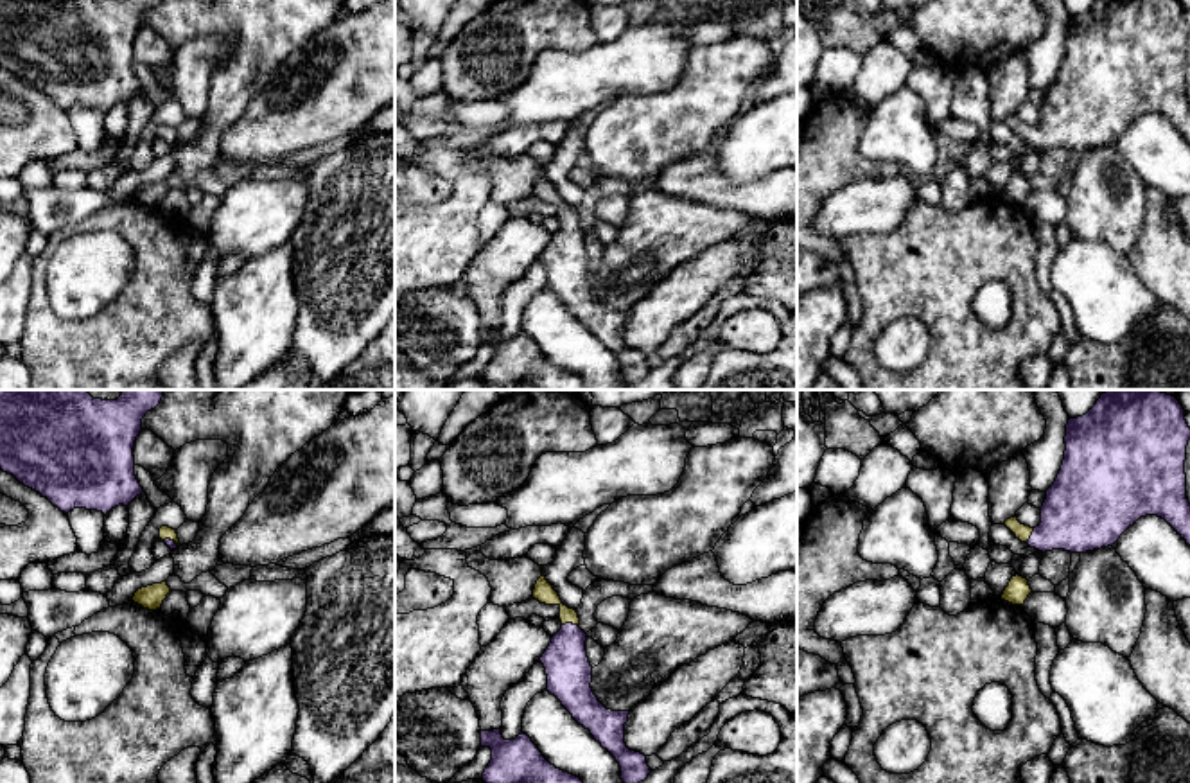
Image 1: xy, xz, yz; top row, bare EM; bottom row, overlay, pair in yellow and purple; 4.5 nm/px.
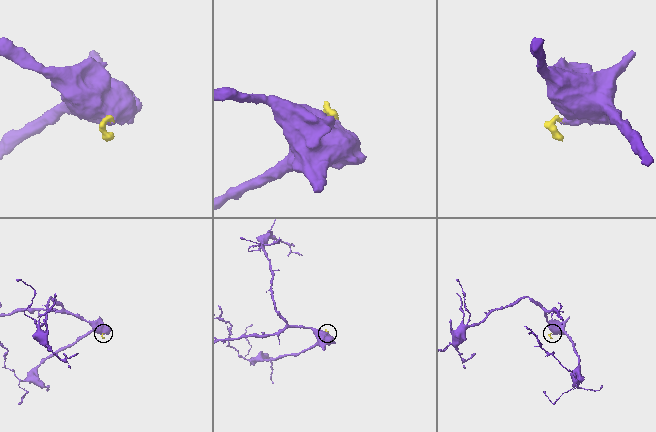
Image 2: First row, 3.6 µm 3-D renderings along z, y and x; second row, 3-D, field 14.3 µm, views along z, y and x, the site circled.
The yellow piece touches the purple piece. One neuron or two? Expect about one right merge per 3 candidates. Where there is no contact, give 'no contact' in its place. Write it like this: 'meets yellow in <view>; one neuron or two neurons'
meets yellow in xz; one neuron

